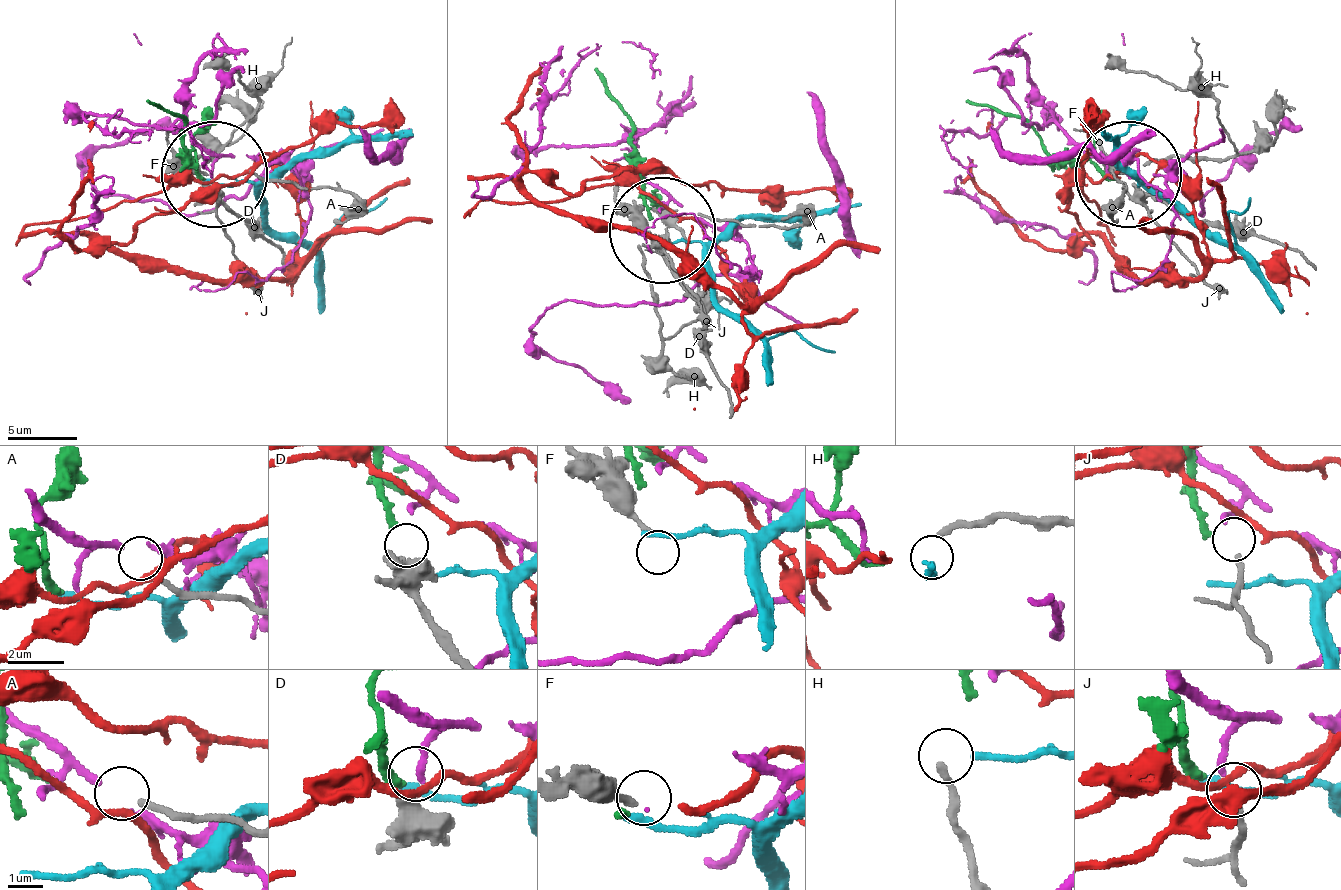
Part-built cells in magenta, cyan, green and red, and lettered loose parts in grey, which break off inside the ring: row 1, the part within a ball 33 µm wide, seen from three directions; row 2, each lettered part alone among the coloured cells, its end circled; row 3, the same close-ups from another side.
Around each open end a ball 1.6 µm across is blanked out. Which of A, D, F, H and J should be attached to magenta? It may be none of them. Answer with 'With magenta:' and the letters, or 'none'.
With magenta: J

